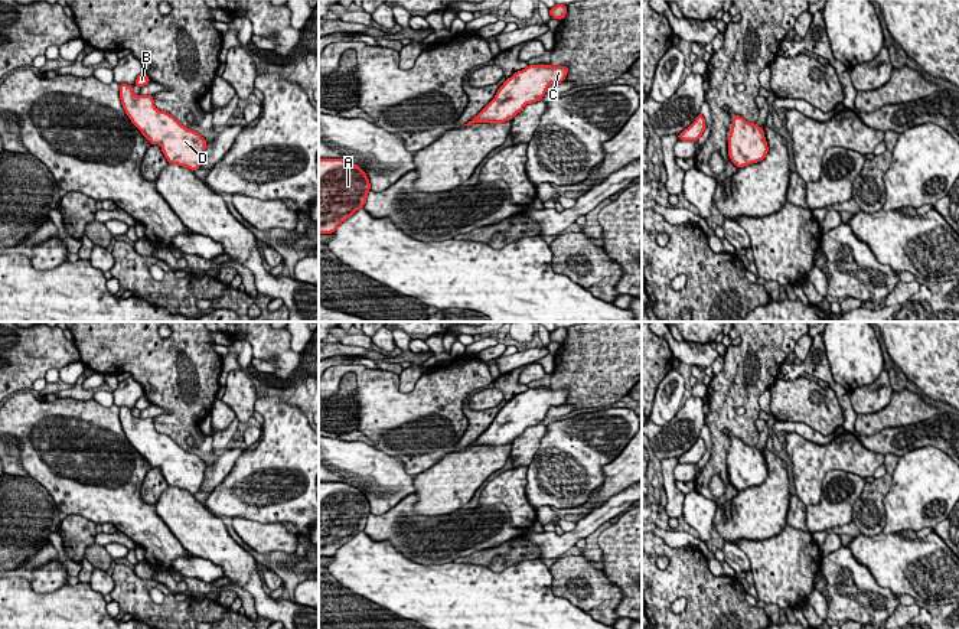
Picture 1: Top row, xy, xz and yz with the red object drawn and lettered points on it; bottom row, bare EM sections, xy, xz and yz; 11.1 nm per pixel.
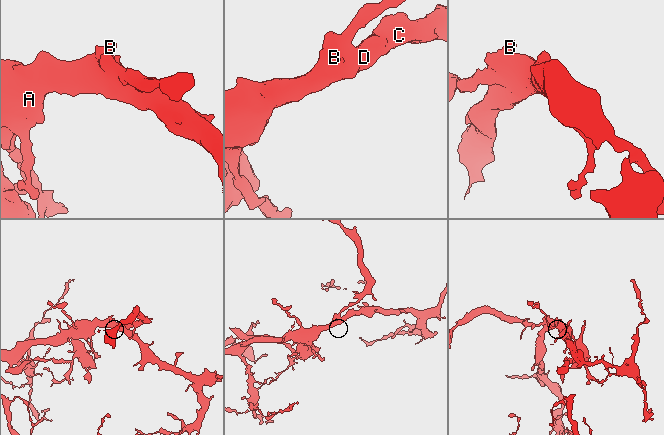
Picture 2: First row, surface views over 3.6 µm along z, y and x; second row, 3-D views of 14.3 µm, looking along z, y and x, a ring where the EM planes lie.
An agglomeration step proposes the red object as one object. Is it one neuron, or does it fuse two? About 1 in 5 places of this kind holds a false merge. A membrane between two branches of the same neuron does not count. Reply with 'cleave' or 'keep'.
keep

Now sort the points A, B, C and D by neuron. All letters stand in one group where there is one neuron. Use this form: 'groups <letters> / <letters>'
groups A B C D

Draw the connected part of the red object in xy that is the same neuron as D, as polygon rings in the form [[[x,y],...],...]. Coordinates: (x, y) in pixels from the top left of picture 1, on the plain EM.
[[[120,407],[120,423],[131,446],[151,469],[159,467],[167,485],[190,492],[200,491],[208,465],[182,449],[173,439],[154,428],[153,418],[137,418],[133,410]]]

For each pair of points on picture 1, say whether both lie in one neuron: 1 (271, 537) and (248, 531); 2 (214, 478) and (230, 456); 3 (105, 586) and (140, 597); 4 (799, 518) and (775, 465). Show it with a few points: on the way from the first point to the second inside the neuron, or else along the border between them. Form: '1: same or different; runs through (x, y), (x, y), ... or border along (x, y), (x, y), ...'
1: same; runs through (266, 537), (254, 534)
2: same; runs through (217, 472), (225, 462)
3: different; border along (111, 576), (113, 589), (108, 593)
4: different; border along (790, 495), (786, 524)

